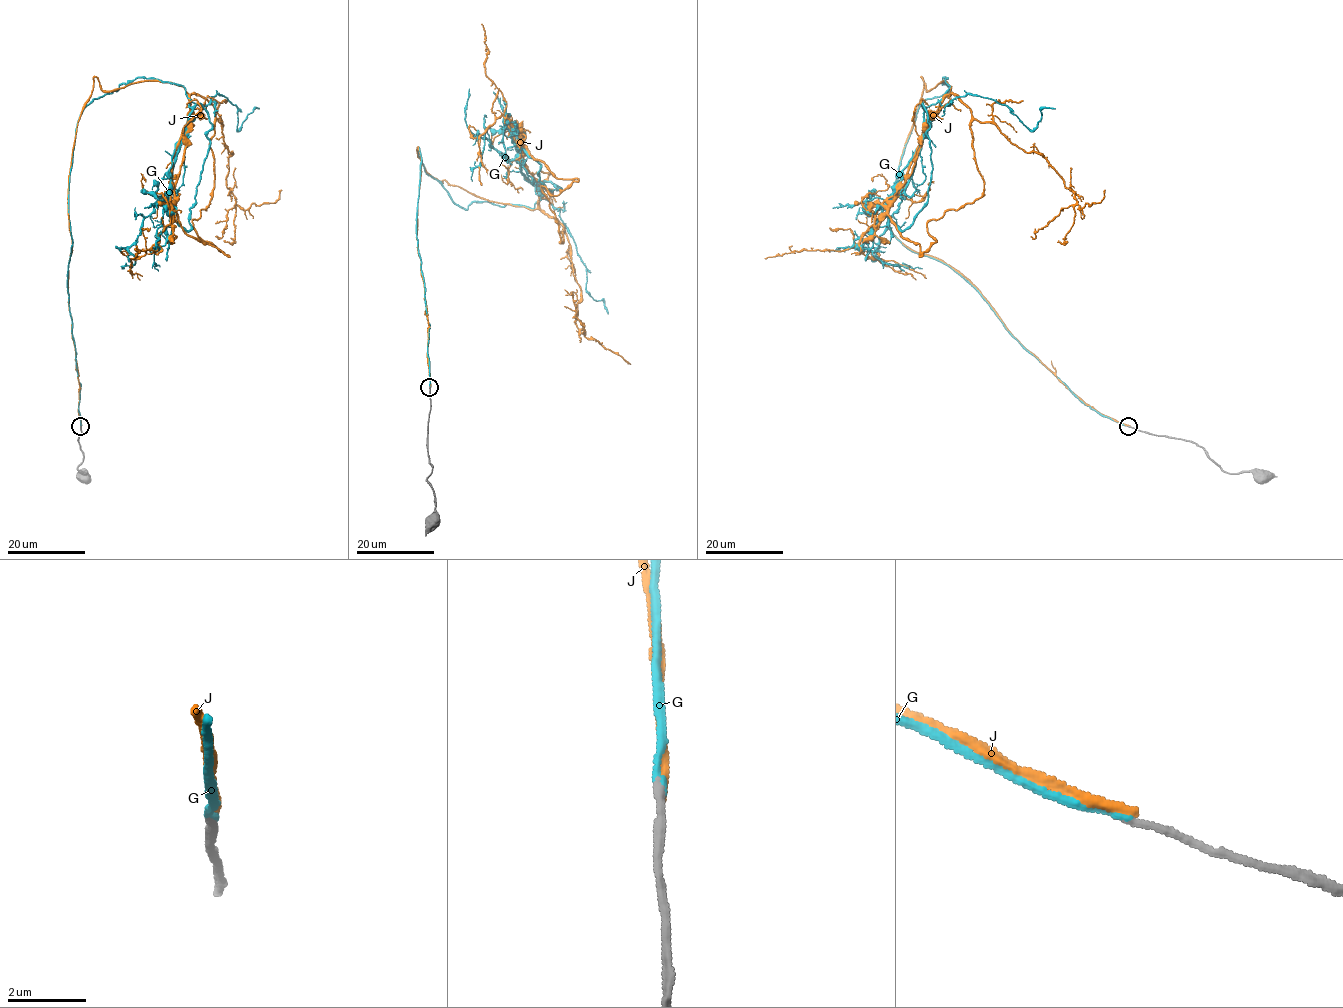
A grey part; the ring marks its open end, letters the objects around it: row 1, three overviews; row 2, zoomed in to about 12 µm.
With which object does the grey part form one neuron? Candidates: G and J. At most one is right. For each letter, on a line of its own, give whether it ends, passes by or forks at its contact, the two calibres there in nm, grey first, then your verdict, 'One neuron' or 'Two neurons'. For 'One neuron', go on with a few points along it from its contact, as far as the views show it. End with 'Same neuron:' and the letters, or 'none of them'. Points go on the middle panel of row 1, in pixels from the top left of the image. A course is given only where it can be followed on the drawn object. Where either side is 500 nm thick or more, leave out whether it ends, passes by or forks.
G: It ends there. Thickness 220 nm (grey) against 140 nm. One neuron. Its course: (430, 388), (418, 147), (466, 209), (539, 199), (540, 184), (482, 134), (471, 181)
J: It ends there. Thickness 220 nm (grey) against 200 nm. Two neurons
Same neuron: G

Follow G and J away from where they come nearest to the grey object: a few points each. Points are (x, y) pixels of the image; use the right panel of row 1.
G: (1129, 427), (894, 235), (897, 171), (917, 108), (950, 89), (942, 77), (875, 254), (922, 269)
J: (1129, 426), (890, 227), (921, 77), (927, 91), (947, 82), (911, 174), (860, 240), (765, 259)

